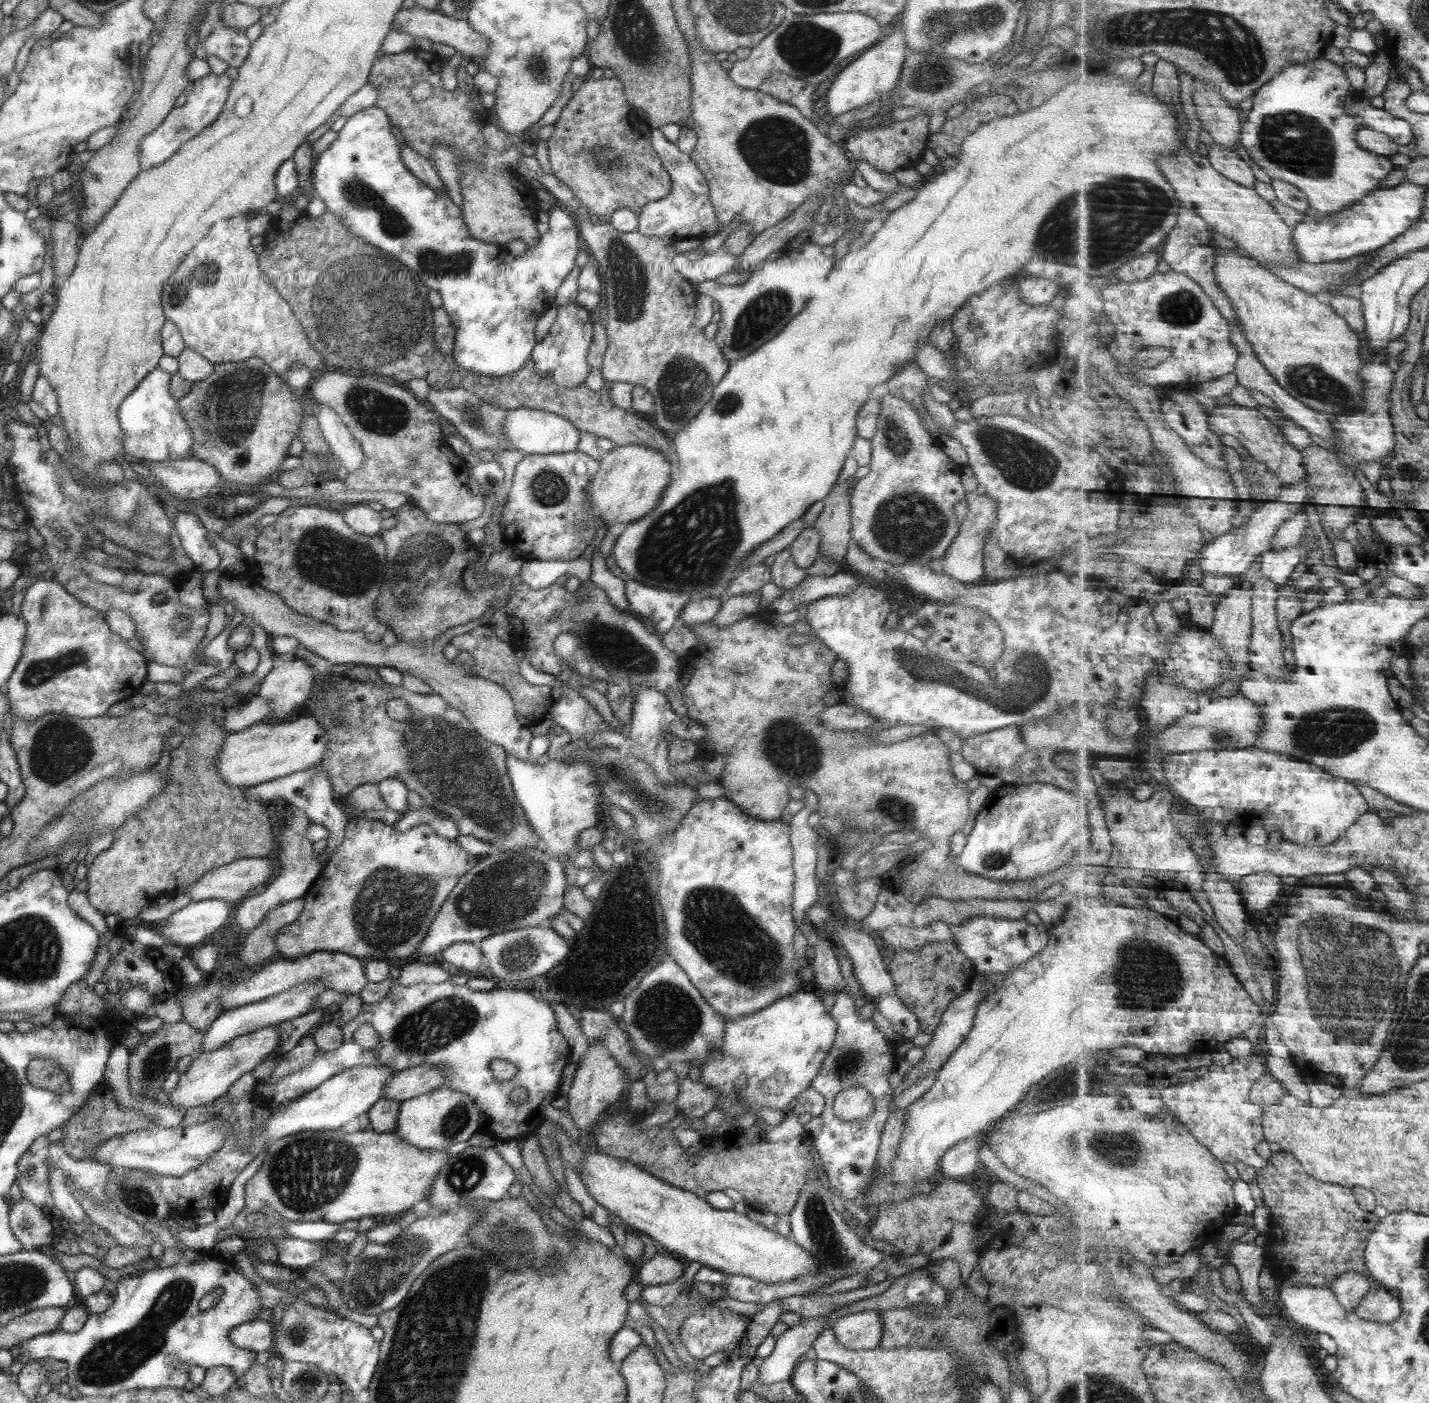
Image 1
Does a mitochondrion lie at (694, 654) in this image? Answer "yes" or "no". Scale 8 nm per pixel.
no

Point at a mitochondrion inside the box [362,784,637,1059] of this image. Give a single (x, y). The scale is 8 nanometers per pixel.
(501, 894)

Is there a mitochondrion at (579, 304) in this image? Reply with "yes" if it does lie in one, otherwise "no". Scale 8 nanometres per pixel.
no

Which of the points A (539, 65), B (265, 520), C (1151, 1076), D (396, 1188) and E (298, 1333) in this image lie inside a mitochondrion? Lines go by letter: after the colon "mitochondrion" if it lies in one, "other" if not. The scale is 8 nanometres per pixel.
A: mitochondrion
B: other
C: other
D: other
E: mitochondrion

